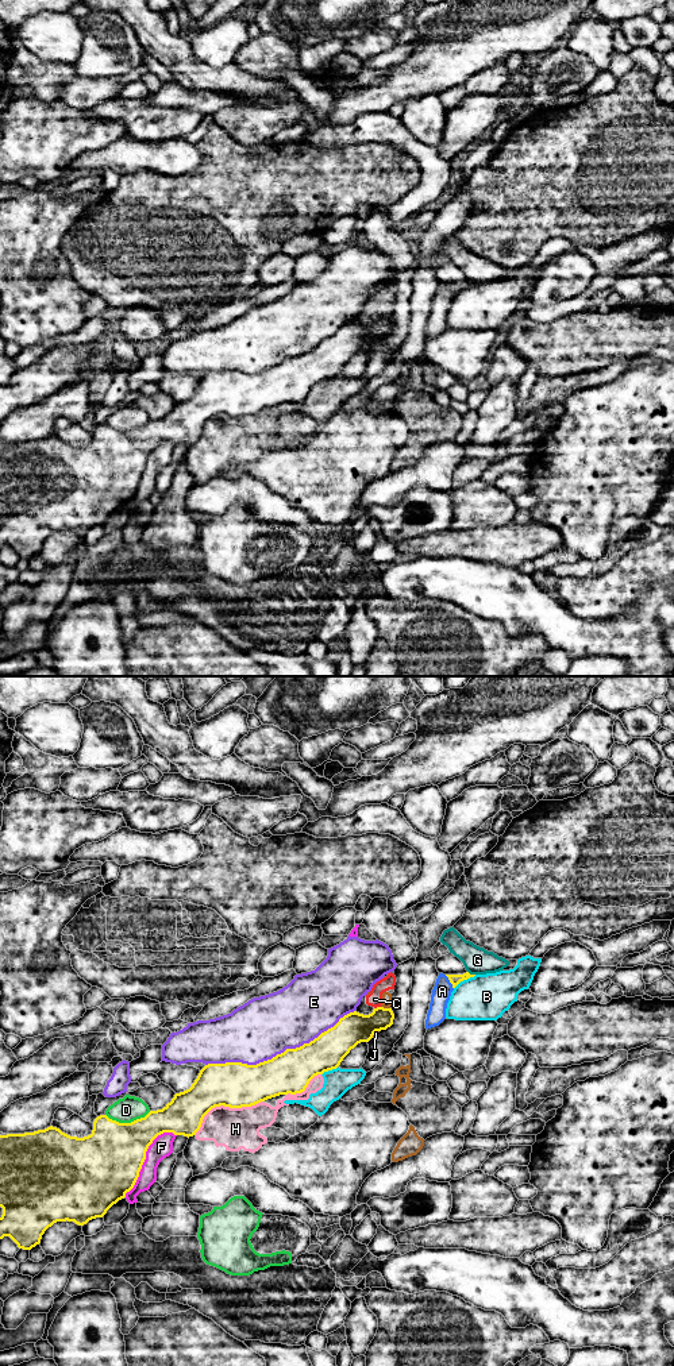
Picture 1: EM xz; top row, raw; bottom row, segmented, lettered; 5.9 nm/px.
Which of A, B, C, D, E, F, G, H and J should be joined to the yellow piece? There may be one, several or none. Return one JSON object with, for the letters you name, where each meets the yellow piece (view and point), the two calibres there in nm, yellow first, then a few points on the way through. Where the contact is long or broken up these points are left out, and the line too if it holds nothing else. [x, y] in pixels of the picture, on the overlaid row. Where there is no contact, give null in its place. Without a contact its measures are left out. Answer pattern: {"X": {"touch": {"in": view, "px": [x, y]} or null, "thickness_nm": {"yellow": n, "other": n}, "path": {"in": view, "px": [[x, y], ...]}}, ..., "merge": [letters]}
{"merge": []}

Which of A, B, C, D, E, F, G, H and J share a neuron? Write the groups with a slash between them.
A / B H / C J / D / E / F / G

